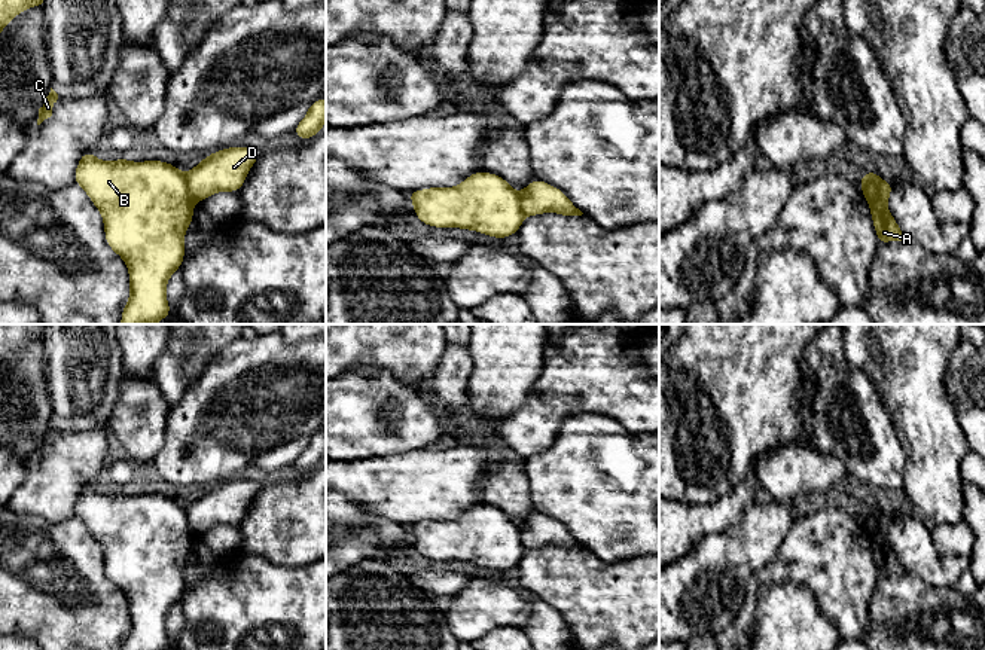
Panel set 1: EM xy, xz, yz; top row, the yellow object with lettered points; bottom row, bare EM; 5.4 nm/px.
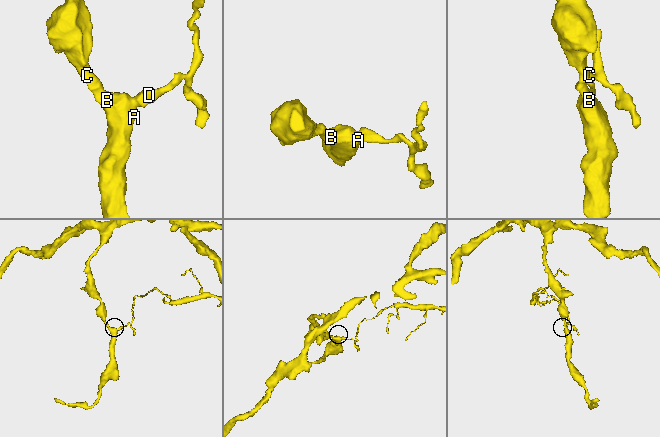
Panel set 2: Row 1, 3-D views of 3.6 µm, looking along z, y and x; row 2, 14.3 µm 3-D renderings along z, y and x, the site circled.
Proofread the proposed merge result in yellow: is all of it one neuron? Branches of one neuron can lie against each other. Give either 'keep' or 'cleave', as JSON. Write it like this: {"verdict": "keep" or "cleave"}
{"verdict": "cleave"}

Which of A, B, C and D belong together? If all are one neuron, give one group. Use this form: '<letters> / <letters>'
A B C / D

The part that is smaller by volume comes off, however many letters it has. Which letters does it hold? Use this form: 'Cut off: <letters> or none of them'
Cut off: D

